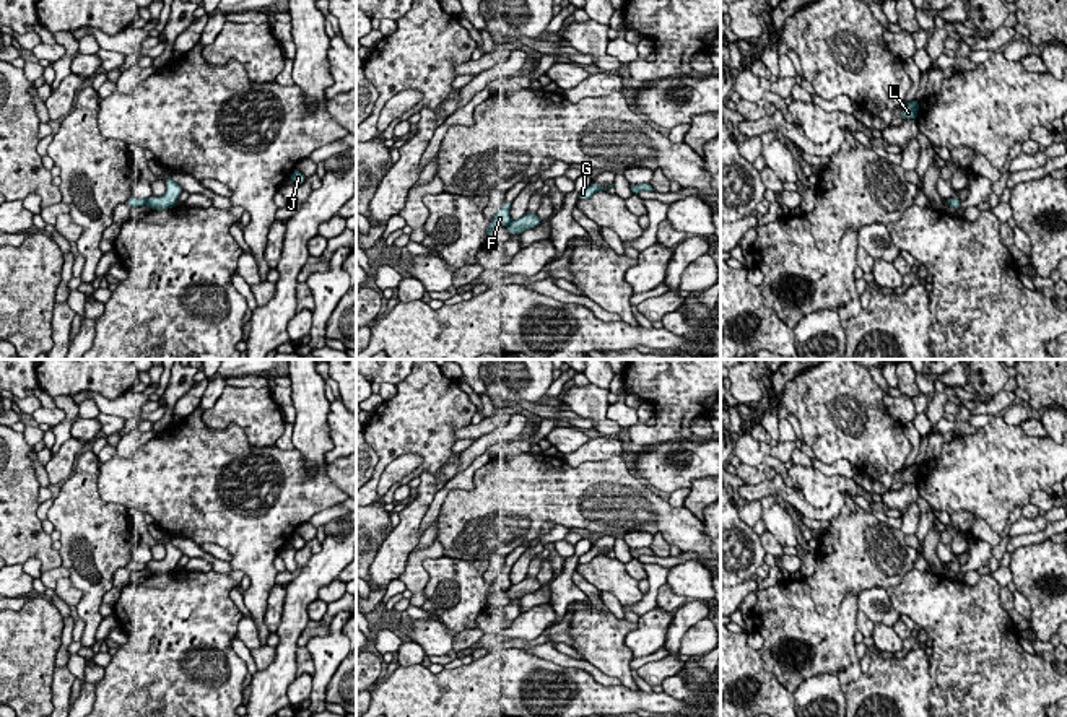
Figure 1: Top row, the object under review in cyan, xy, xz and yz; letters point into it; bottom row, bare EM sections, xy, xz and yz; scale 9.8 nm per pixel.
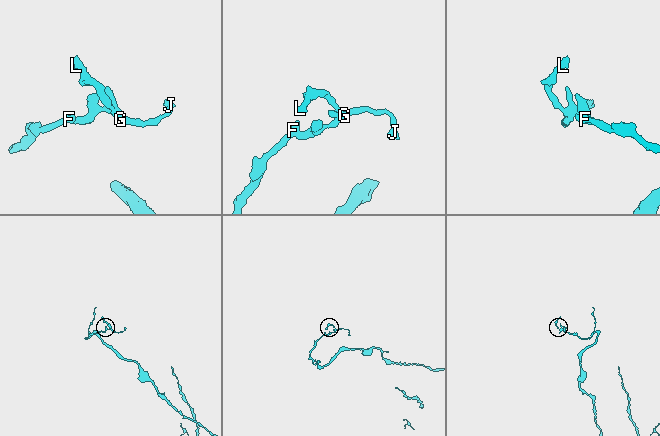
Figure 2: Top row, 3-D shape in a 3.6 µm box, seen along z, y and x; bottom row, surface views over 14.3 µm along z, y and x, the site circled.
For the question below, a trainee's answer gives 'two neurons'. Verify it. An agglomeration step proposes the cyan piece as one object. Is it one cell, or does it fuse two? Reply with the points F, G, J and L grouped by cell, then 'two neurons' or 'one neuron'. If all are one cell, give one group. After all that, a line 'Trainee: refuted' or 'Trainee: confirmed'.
groups F / G J L; two neurons
Trainee: confirmed

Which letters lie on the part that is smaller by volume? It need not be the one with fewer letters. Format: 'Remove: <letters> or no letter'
Remove: G, J, L

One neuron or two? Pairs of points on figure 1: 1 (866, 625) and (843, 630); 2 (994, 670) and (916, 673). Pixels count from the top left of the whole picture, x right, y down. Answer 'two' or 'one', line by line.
1: two
2: two

